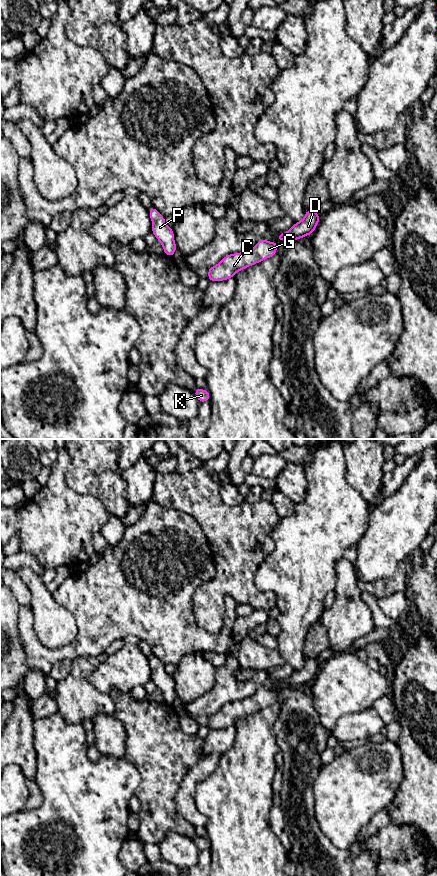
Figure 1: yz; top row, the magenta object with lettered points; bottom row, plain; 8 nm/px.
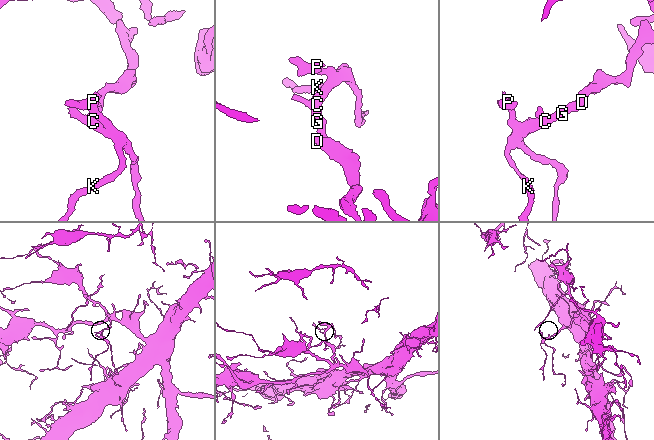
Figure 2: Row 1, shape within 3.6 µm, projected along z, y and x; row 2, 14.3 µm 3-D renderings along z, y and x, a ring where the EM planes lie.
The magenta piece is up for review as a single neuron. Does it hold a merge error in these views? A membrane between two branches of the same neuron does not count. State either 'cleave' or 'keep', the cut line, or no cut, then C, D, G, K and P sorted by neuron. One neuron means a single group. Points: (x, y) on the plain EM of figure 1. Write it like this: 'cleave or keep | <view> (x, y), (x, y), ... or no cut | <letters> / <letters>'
keep | no cut | C D G K P

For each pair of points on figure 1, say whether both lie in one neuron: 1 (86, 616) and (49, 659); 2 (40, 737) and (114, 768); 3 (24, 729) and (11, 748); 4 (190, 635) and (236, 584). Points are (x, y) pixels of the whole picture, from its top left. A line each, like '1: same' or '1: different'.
1: same
2: same
3: same
4: different

